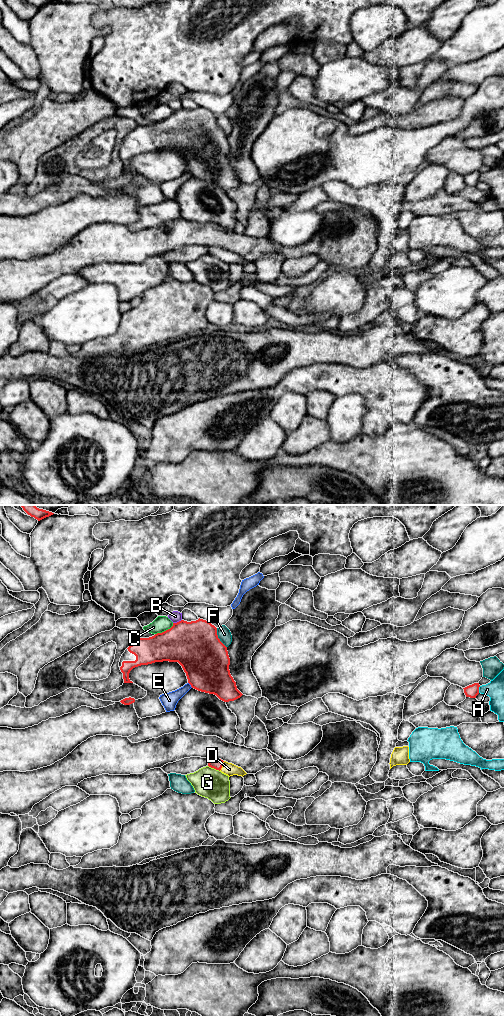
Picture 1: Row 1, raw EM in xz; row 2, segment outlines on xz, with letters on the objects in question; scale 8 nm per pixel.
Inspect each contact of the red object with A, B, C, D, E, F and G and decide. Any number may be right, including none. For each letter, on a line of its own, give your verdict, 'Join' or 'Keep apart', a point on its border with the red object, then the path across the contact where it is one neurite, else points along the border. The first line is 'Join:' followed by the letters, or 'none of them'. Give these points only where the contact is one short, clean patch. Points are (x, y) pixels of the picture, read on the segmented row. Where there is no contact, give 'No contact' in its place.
Join: D
A: Keep apart. Touches red at xz (478, 689)
B: Keep apart. Touches red at xz (177, 622)
C: Keep apart. Touches red at xz (164, 631)
D: Join. Touches red at xz (222, 765). Path across: xz (217, 764), (222, 765), (229, 769)
E: Keep apart. Touches red at xz (190, 684)
F: Keep apart. Touches red at xz (218, 638)
G: Keep apart. Touches red at xz (214, 768)

